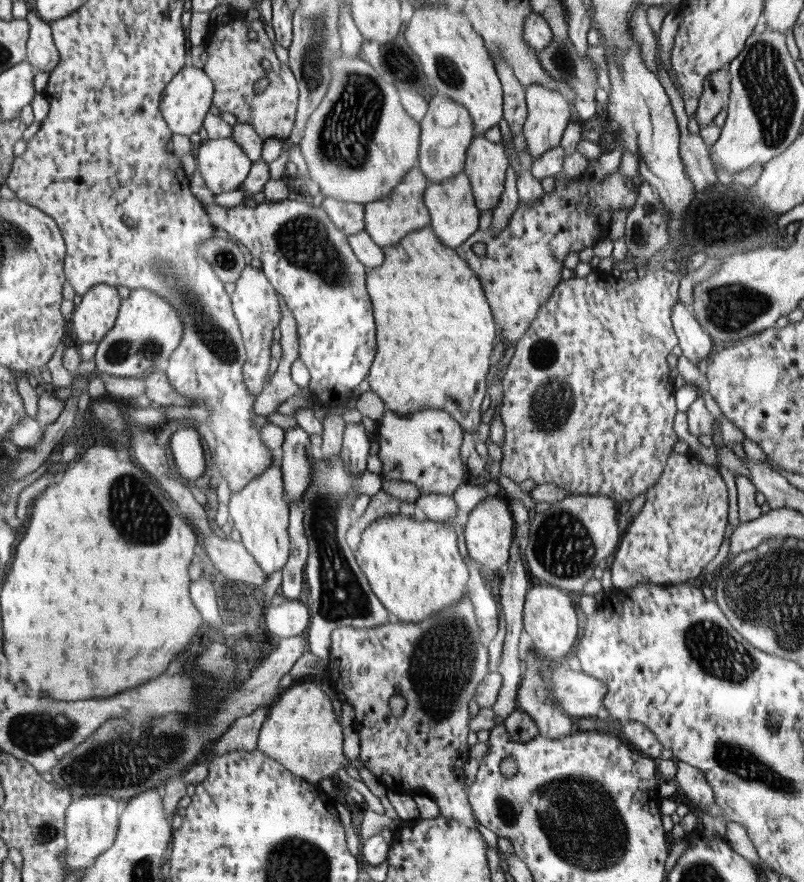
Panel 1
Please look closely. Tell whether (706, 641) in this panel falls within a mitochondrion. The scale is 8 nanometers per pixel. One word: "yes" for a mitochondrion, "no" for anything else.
yes

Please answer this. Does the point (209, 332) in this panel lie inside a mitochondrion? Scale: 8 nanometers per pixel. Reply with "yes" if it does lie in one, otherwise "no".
yes

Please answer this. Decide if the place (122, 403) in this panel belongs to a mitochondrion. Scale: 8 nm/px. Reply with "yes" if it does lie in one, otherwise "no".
no

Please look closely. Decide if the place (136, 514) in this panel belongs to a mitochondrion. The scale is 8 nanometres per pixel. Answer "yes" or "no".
yes

